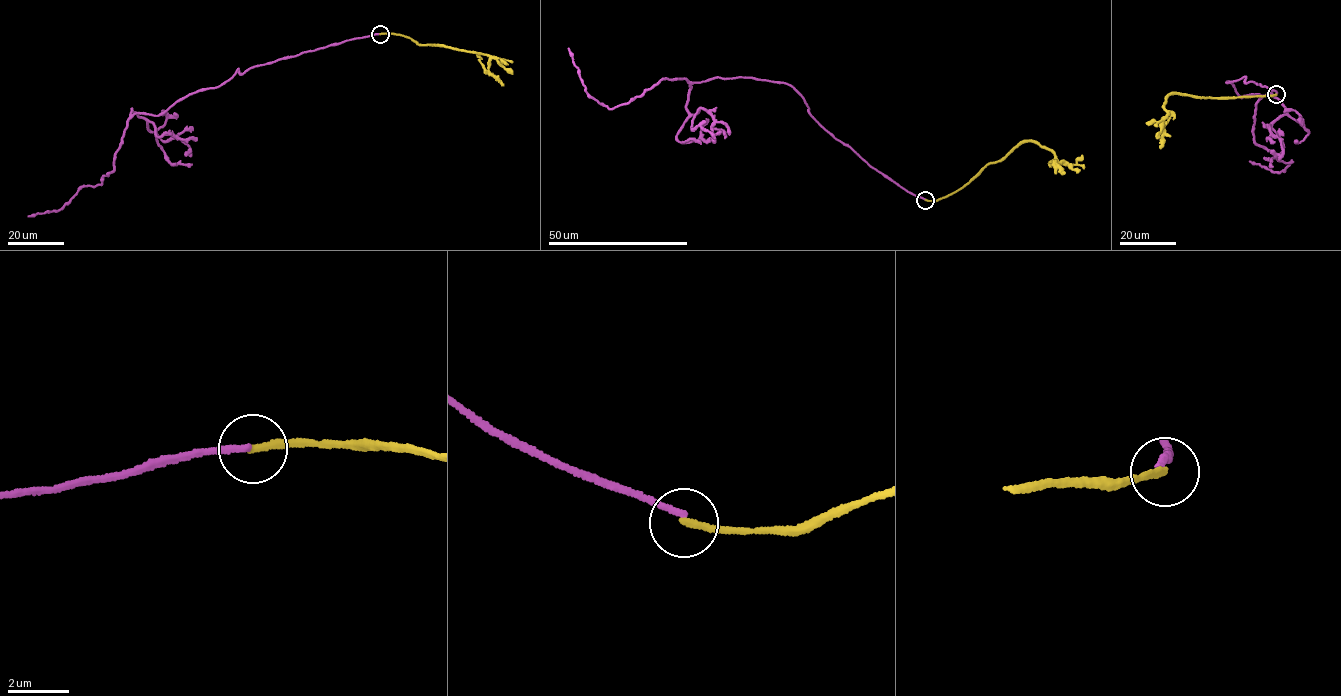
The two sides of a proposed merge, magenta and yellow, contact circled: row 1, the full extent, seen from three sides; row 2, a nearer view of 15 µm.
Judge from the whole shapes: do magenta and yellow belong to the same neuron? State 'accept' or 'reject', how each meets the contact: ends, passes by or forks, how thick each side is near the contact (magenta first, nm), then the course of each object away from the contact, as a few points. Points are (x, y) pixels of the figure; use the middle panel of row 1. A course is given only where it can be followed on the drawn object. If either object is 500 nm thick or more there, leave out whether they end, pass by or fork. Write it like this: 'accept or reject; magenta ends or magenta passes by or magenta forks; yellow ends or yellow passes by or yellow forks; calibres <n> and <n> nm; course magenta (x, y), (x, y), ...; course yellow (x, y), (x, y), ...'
reject; magenta ends; yellow ends; calibres 220 and 240 nm; course magenta (925, 199), (827, 131), (790, 86), (749, 77), (665, 78), (609, 108), (585, 90), (568, 48); course yellow (925, 200), (955, 192), (1028, 141), (1051, 149), (1062, 160), (1057, 164), (1064, 173)

